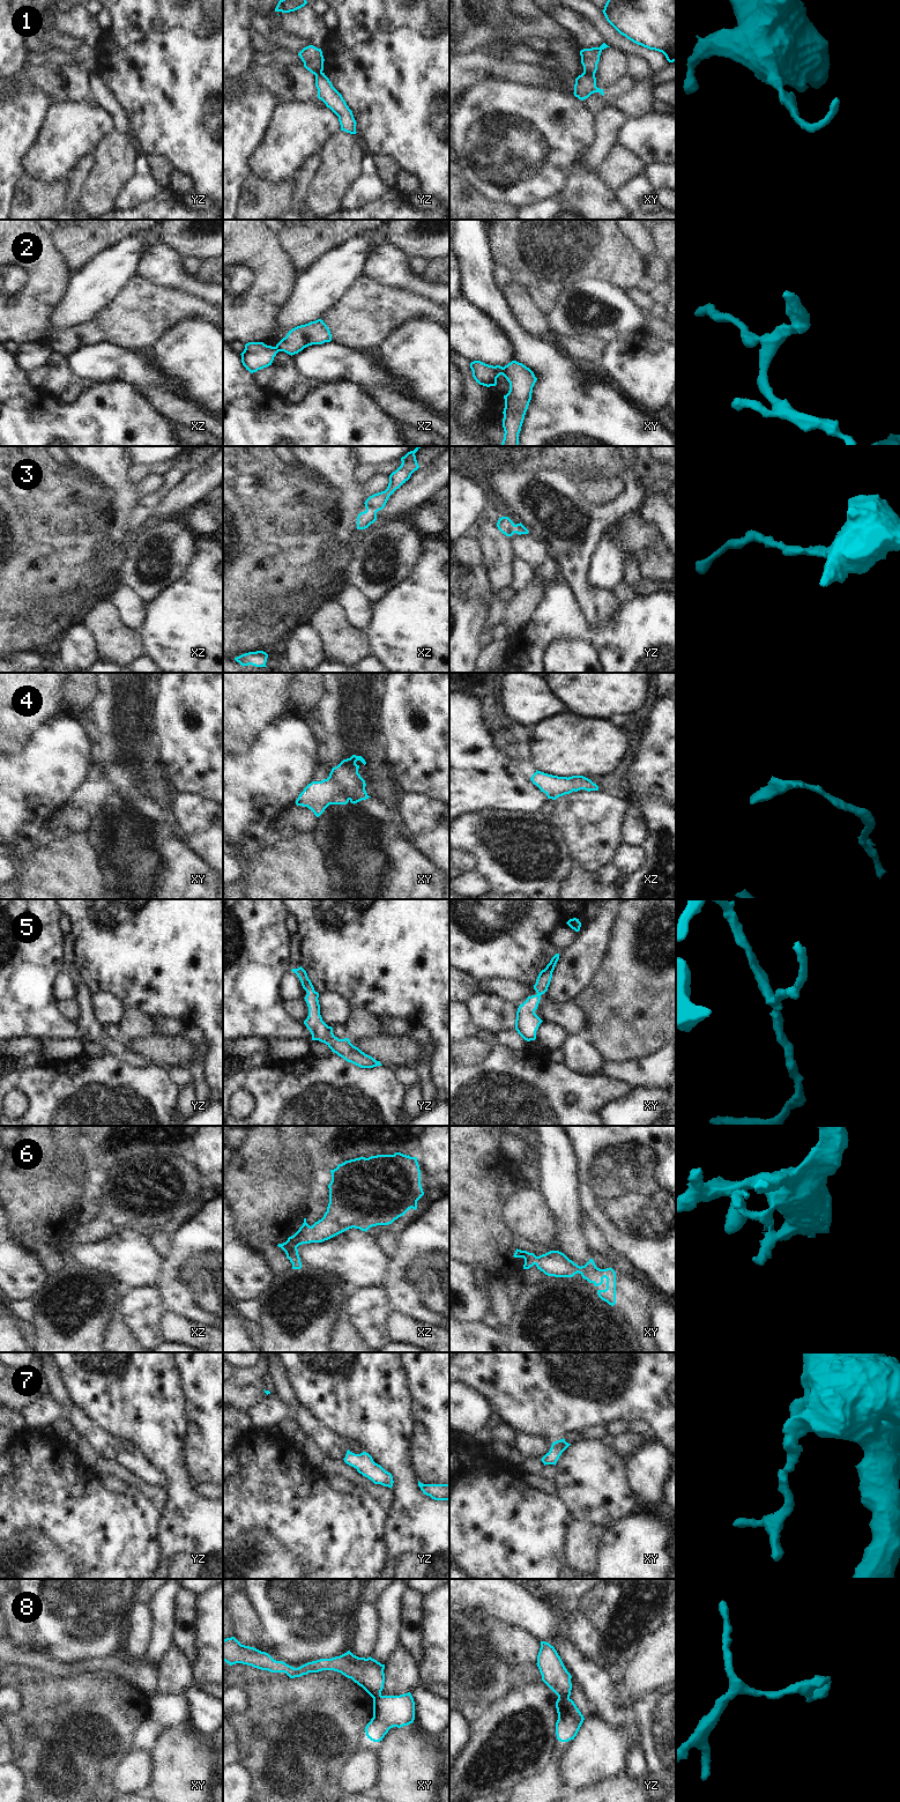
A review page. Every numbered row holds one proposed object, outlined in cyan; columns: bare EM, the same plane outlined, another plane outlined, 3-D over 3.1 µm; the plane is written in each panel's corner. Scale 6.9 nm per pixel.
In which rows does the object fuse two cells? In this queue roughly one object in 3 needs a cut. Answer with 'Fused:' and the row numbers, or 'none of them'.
Fused: 1, 2, 8

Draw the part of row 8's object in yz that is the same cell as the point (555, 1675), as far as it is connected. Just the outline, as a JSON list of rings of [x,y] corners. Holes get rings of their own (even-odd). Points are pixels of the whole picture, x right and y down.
[[[541,1641],[536,1664],[542,1675],[542,1681],[558,1696],[558,1698],[571,1696],[572,1676],[565,1668],[555,1647],[549,1642]]]

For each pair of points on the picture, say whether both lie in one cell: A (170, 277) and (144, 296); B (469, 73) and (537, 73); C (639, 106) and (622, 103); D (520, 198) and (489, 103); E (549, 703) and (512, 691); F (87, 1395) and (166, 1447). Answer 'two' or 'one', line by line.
A: two
B: one
C: one
D: one
E: one
F: one

